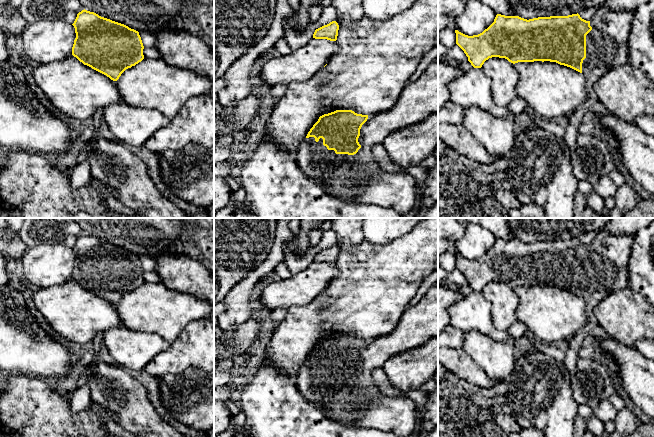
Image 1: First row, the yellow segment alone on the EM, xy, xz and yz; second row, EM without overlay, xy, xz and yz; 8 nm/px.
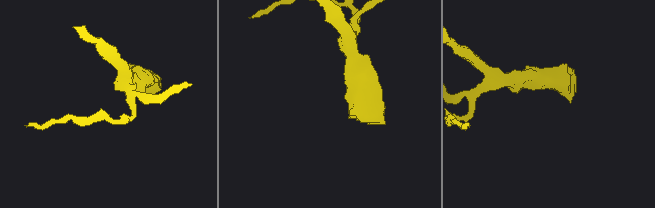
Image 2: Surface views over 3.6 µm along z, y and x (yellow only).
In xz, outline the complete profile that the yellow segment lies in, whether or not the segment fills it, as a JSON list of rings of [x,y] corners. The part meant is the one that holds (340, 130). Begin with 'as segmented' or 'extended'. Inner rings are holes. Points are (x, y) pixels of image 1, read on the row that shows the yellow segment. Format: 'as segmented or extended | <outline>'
extended | [[[336,110],[320,116],[295,152],[301,170],[313,179],[326,180],[327,173],[344,164],[361,148],[358,138],[367,119],[368,115],[357,114],[352,110]]]

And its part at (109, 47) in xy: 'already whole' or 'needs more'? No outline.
already whole

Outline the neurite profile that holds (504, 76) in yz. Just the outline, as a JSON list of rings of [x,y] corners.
[[[492,57],[484,62],[481,69],[491,79],[492,98],[501,107],[508,107],[517,96],[519,74],[515,65],[505,58]]]

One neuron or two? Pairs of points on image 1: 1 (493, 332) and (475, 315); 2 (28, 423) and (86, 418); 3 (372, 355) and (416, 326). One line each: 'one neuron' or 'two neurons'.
1: one neuron
2: one neuron
3: one neuron

